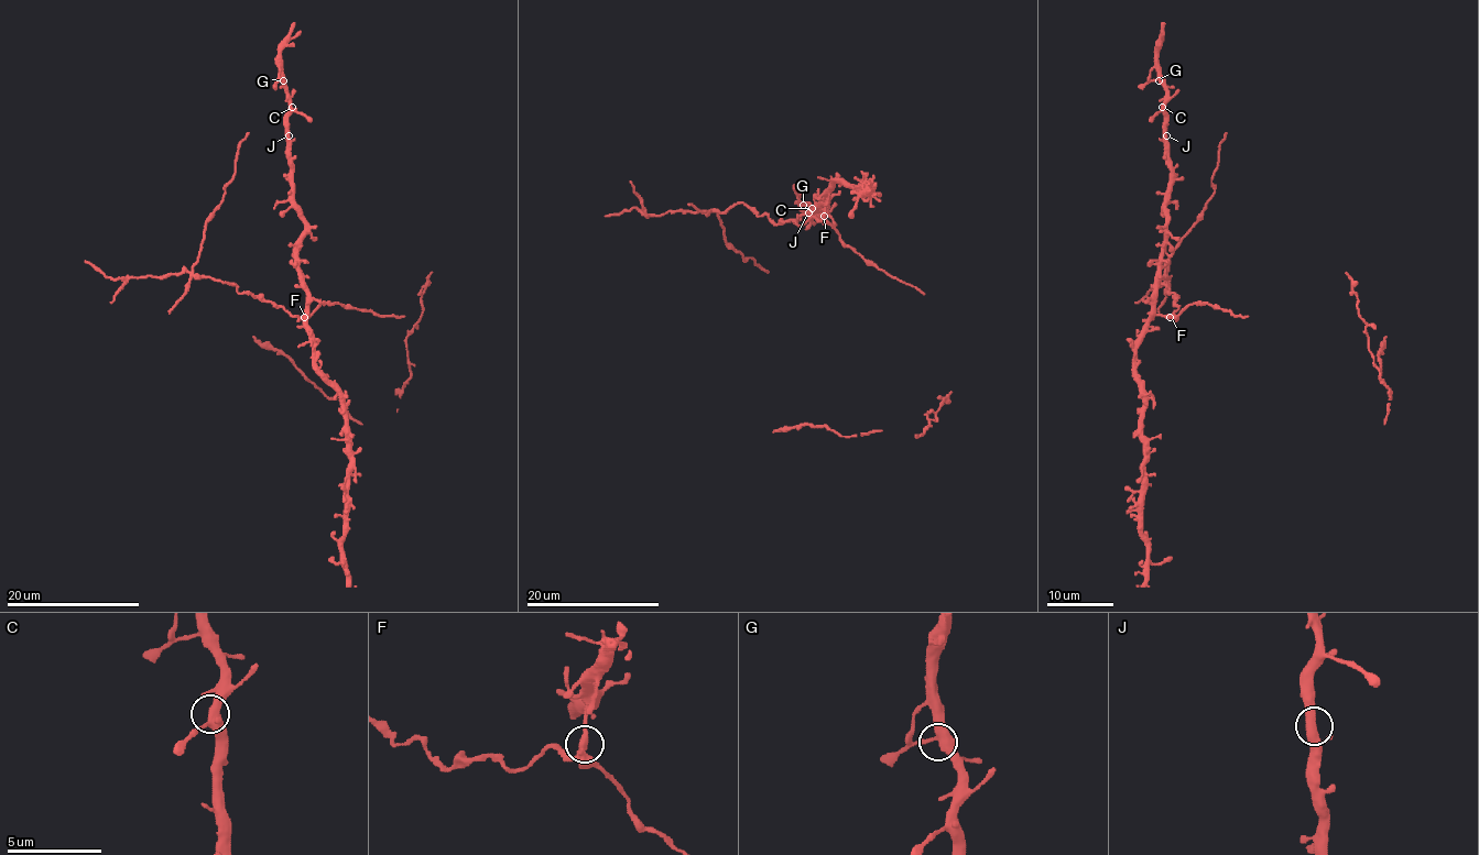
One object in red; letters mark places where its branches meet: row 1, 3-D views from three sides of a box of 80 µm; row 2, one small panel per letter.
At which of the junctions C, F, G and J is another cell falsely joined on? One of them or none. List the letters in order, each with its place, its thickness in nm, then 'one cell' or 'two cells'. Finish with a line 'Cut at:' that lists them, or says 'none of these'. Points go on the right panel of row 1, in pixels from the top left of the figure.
C: place (1162, 107); calibre 380 nm; one cell
F: place (1170, 317); calibre 380 nm; two cells
G: place (1159, 80); calibre 420 nm; one cell
J: place (1166, 135); calibre 380 nm; one cell
Cut at: F

